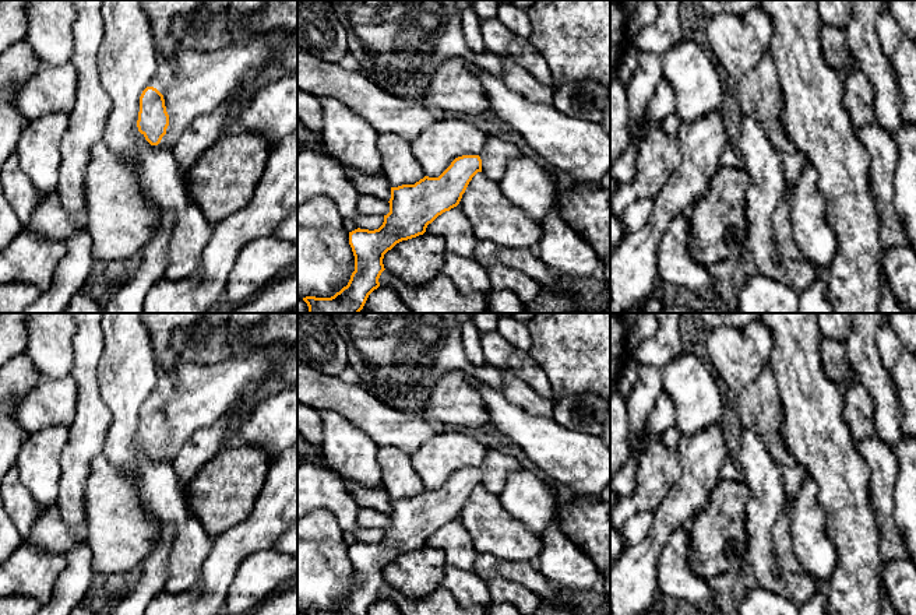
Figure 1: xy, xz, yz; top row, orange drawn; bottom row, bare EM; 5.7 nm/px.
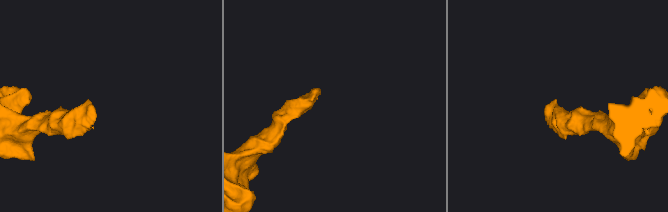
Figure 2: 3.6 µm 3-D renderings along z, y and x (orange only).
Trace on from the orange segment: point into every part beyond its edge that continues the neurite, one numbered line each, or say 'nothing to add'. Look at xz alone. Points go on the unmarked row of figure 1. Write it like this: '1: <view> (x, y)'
1: xz (496, 467)

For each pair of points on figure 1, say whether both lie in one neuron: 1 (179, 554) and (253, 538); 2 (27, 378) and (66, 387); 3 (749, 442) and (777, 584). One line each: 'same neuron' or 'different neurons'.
1: different neurons
2: different neurons
3: same neuron

